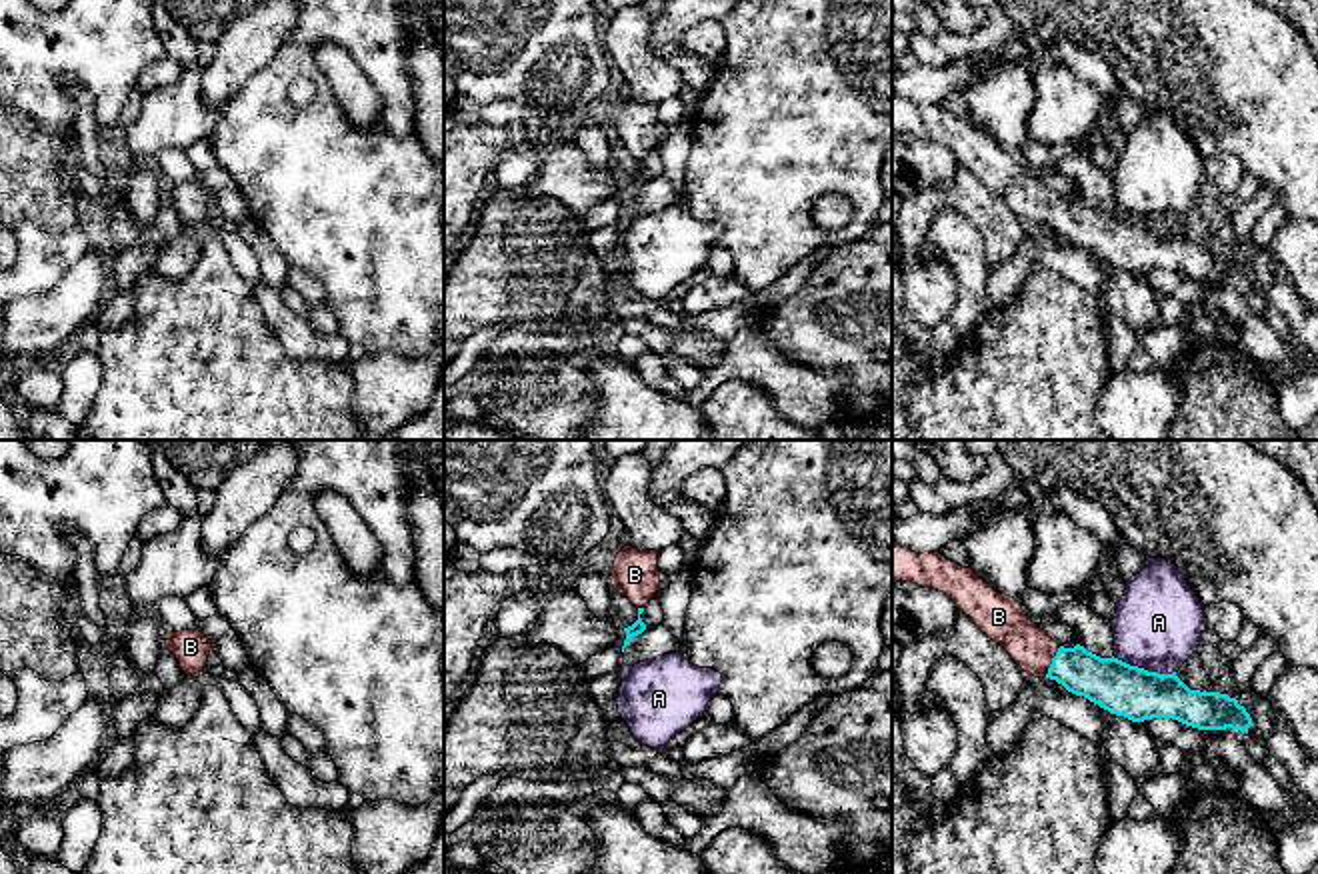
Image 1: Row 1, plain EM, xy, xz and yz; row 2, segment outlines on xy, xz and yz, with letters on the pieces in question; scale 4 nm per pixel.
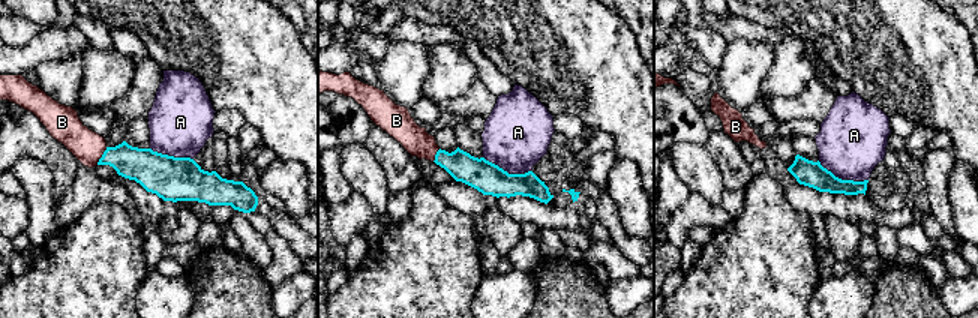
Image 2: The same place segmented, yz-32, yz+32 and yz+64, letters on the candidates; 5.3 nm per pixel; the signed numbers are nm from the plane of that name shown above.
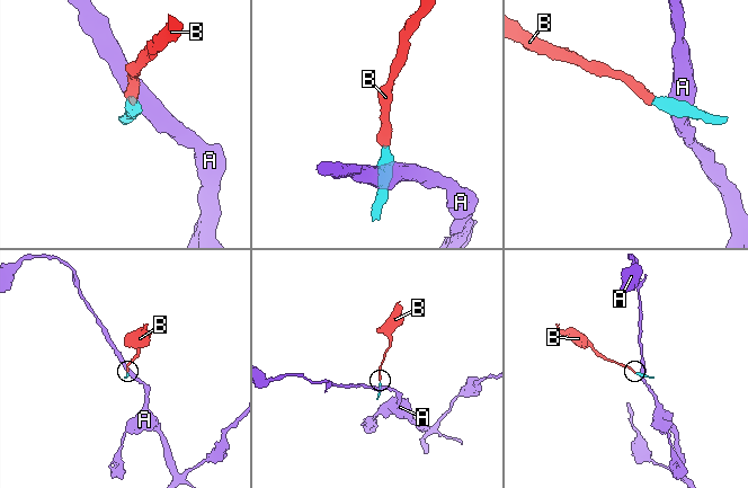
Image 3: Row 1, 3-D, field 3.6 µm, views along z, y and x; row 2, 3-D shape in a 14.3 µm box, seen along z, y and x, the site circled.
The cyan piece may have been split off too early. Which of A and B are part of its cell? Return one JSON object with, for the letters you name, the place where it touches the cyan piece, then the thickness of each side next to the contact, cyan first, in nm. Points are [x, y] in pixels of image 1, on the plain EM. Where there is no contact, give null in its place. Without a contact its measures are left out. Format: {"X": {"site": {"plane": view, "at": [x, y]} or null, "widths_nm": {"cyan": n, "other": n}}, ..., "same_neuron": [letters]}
{"B": {"site": {"plane": "yz", "at": [1052, 214]}, "widths_nm": {"cyan": 200, "other": 170}}, "same_neuron": ["B"]}

